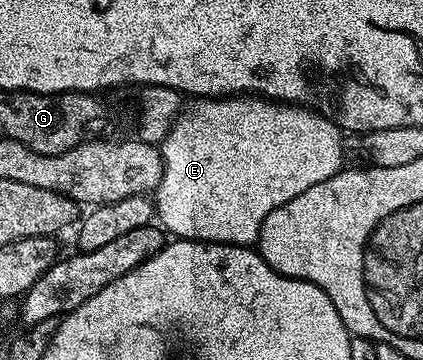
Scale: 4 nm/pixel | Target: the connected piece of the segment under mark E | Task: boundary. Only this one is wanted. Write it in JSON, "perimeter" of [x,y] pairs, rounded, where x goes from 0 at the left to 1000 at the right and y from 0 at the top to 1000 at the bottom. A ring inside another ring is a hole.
{"perimeter":[[[617,264],[489,269],[452,278],[433,300],[411,344],[402,350],[402,369],[392,389],[381,394],[378,422],[383,428],[383,494],[369,528],[369,603],[376,617],[383,611],[378,617],[381,633],[395,650],[411,647],[402,653],[414,661],[442,669],[511,669],[518,681],[579,681],[591,686],[608,672],[619,614],[643,583],[681,564],[681,553],[700,553],[700,542],[728,531],[728,519],[747,519],[747,508],[766,508],[766,497],[801,481],[813,458],[813,450],[809,450],[809,425],[813,436],[813,369],[778,325],[702,286],[643,281]]]}

